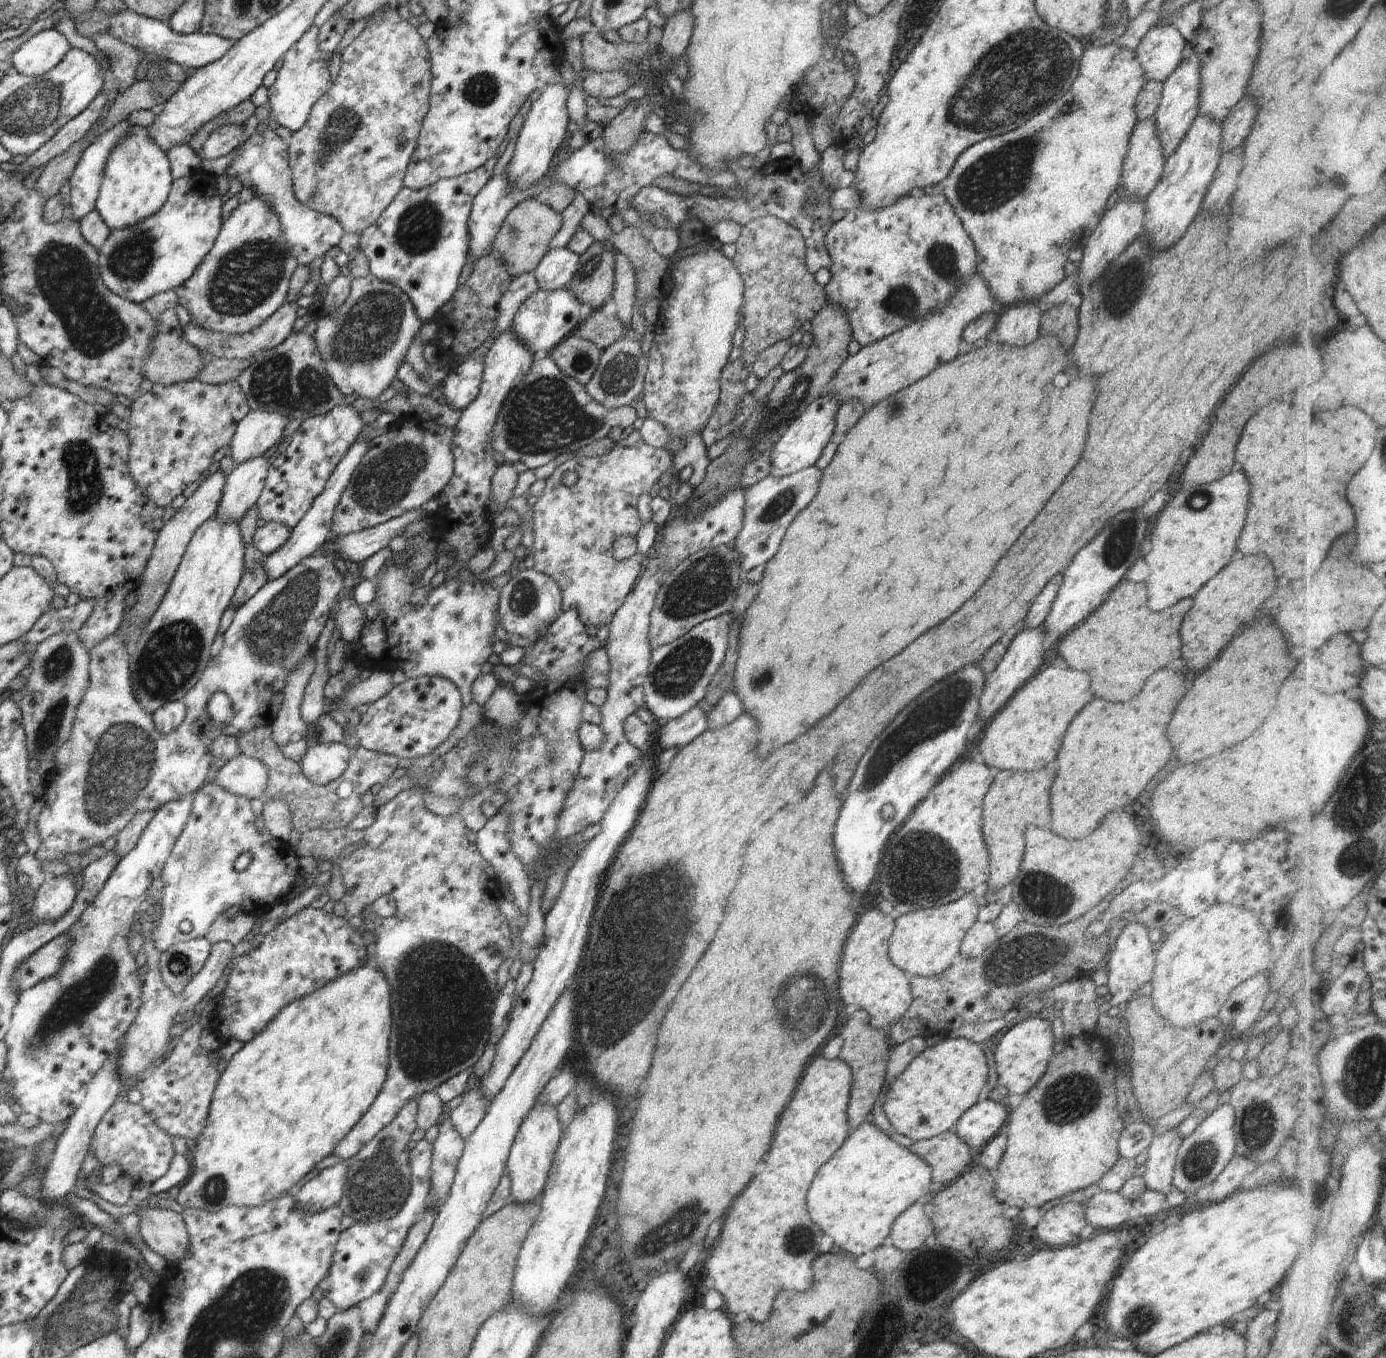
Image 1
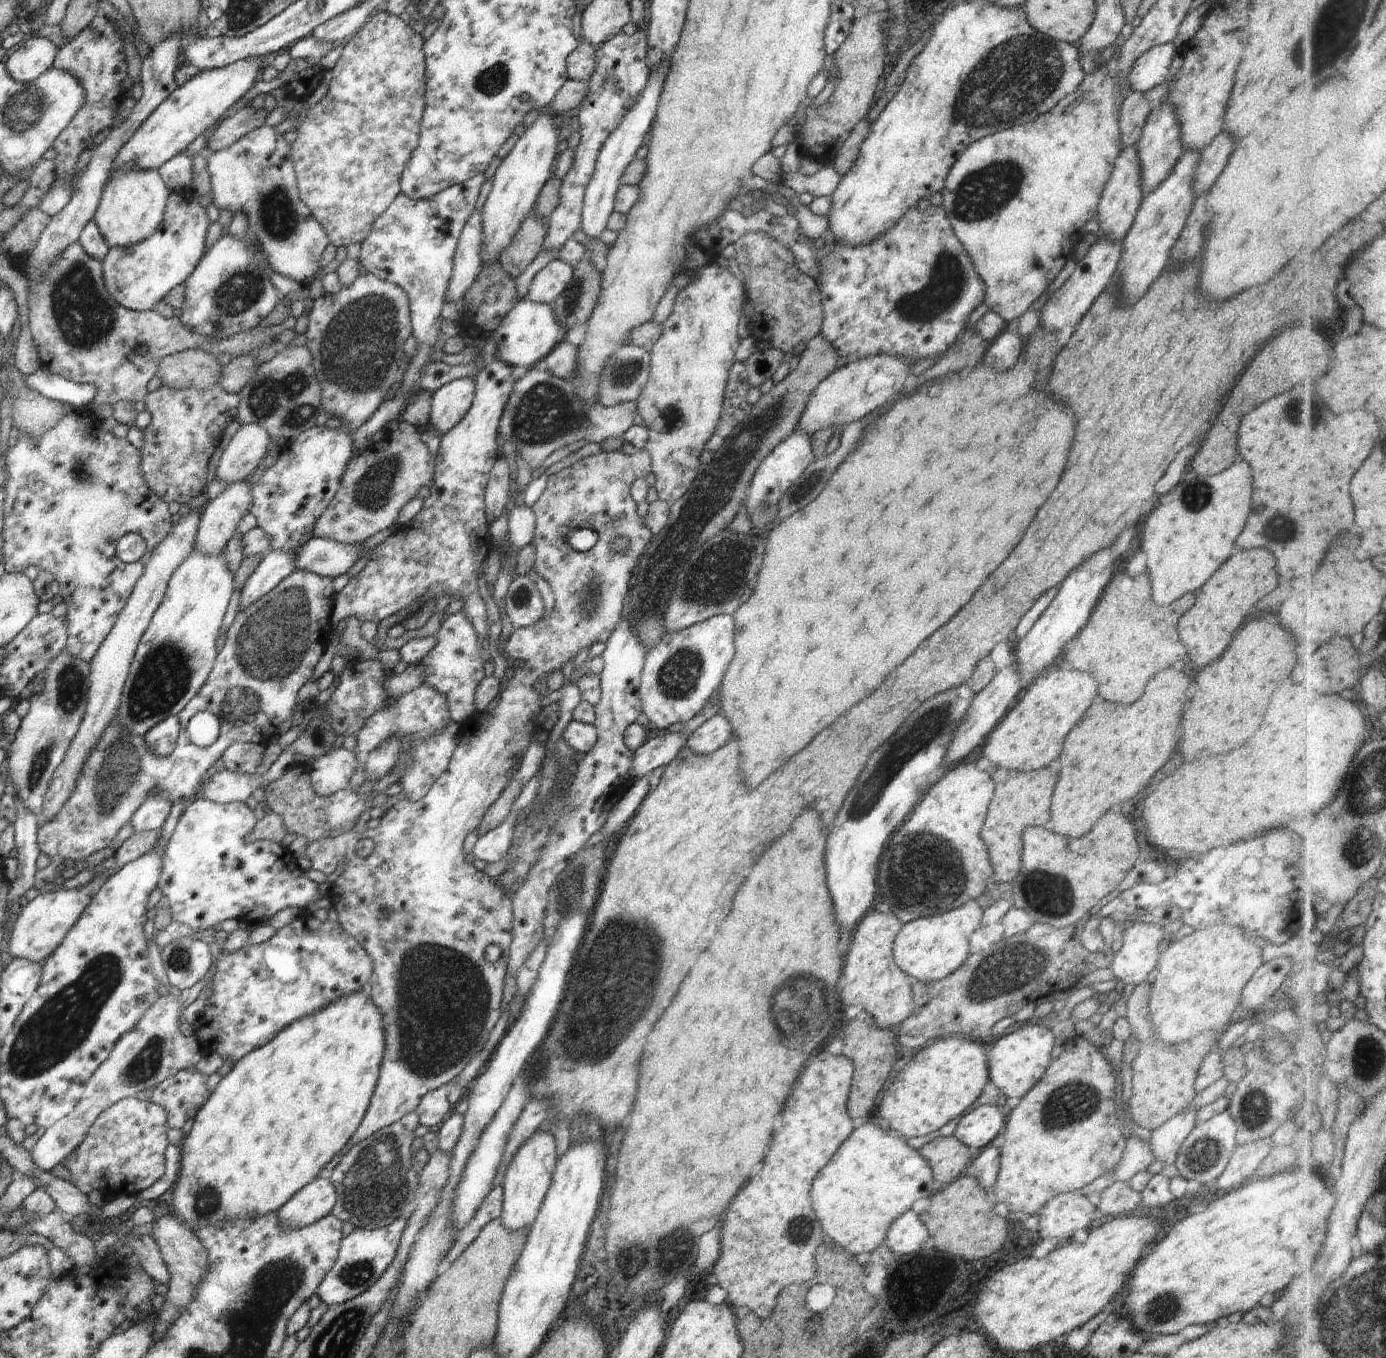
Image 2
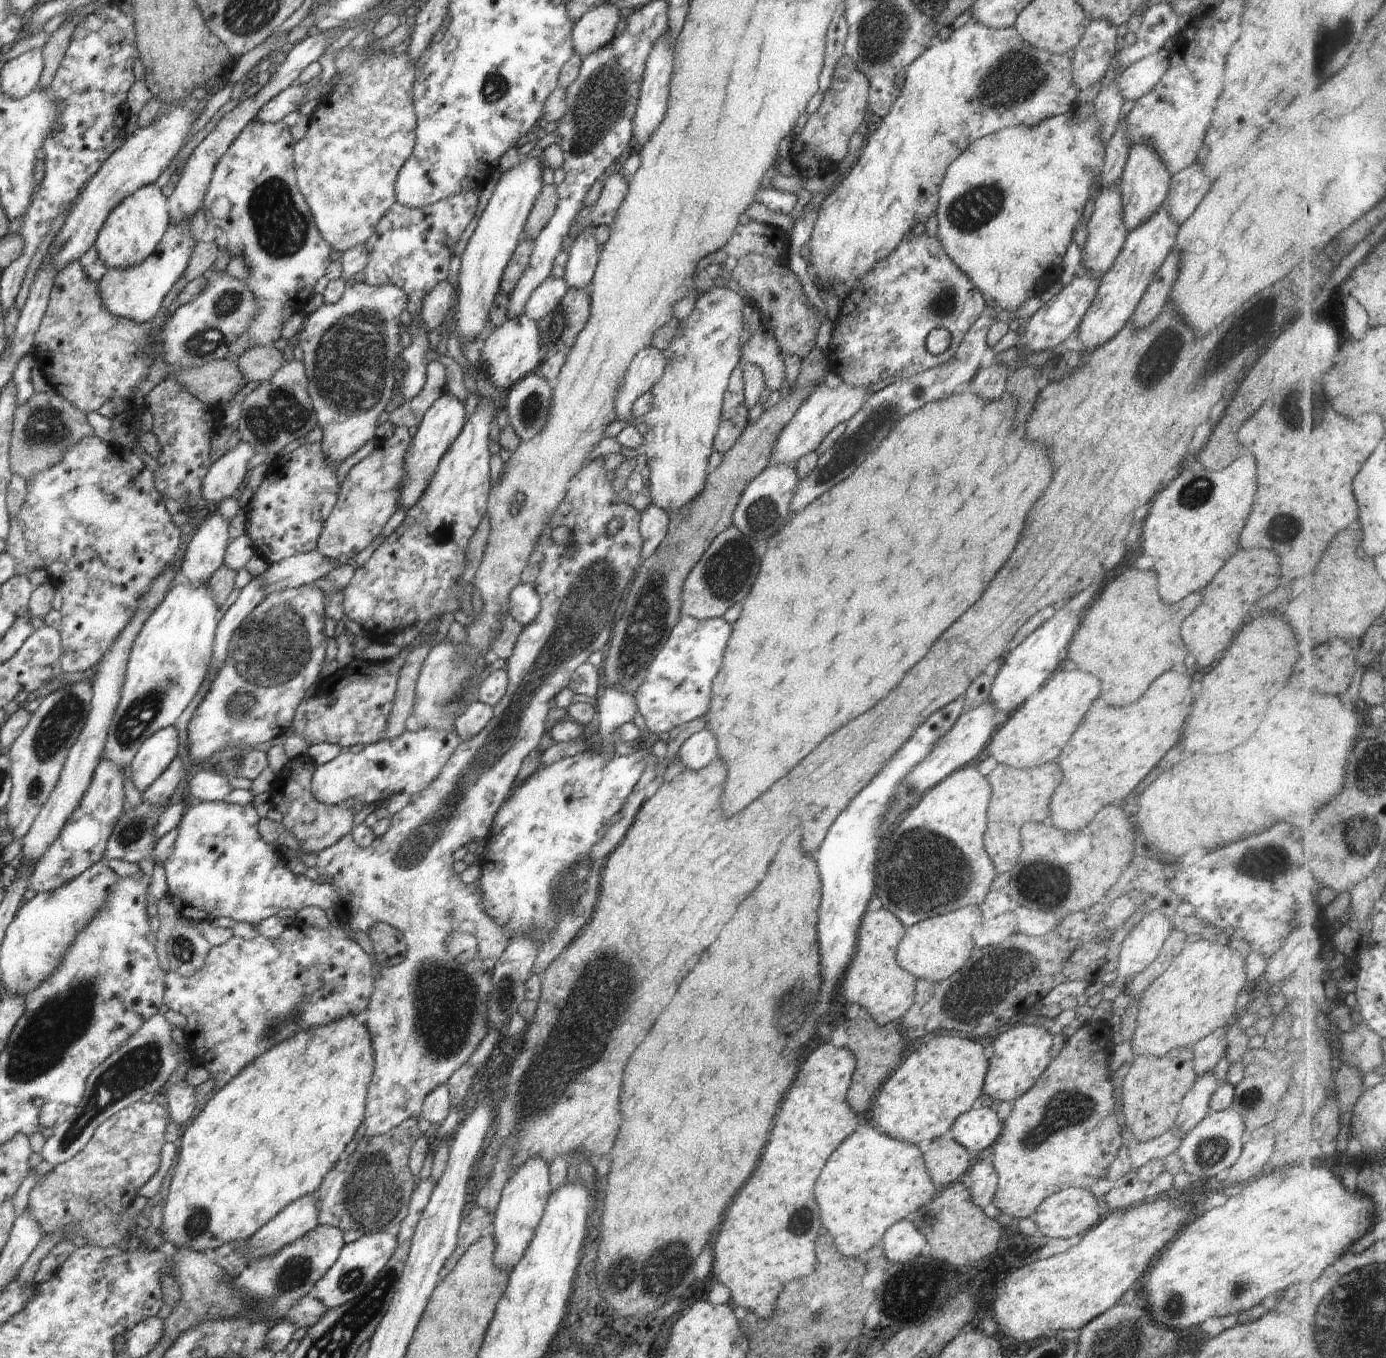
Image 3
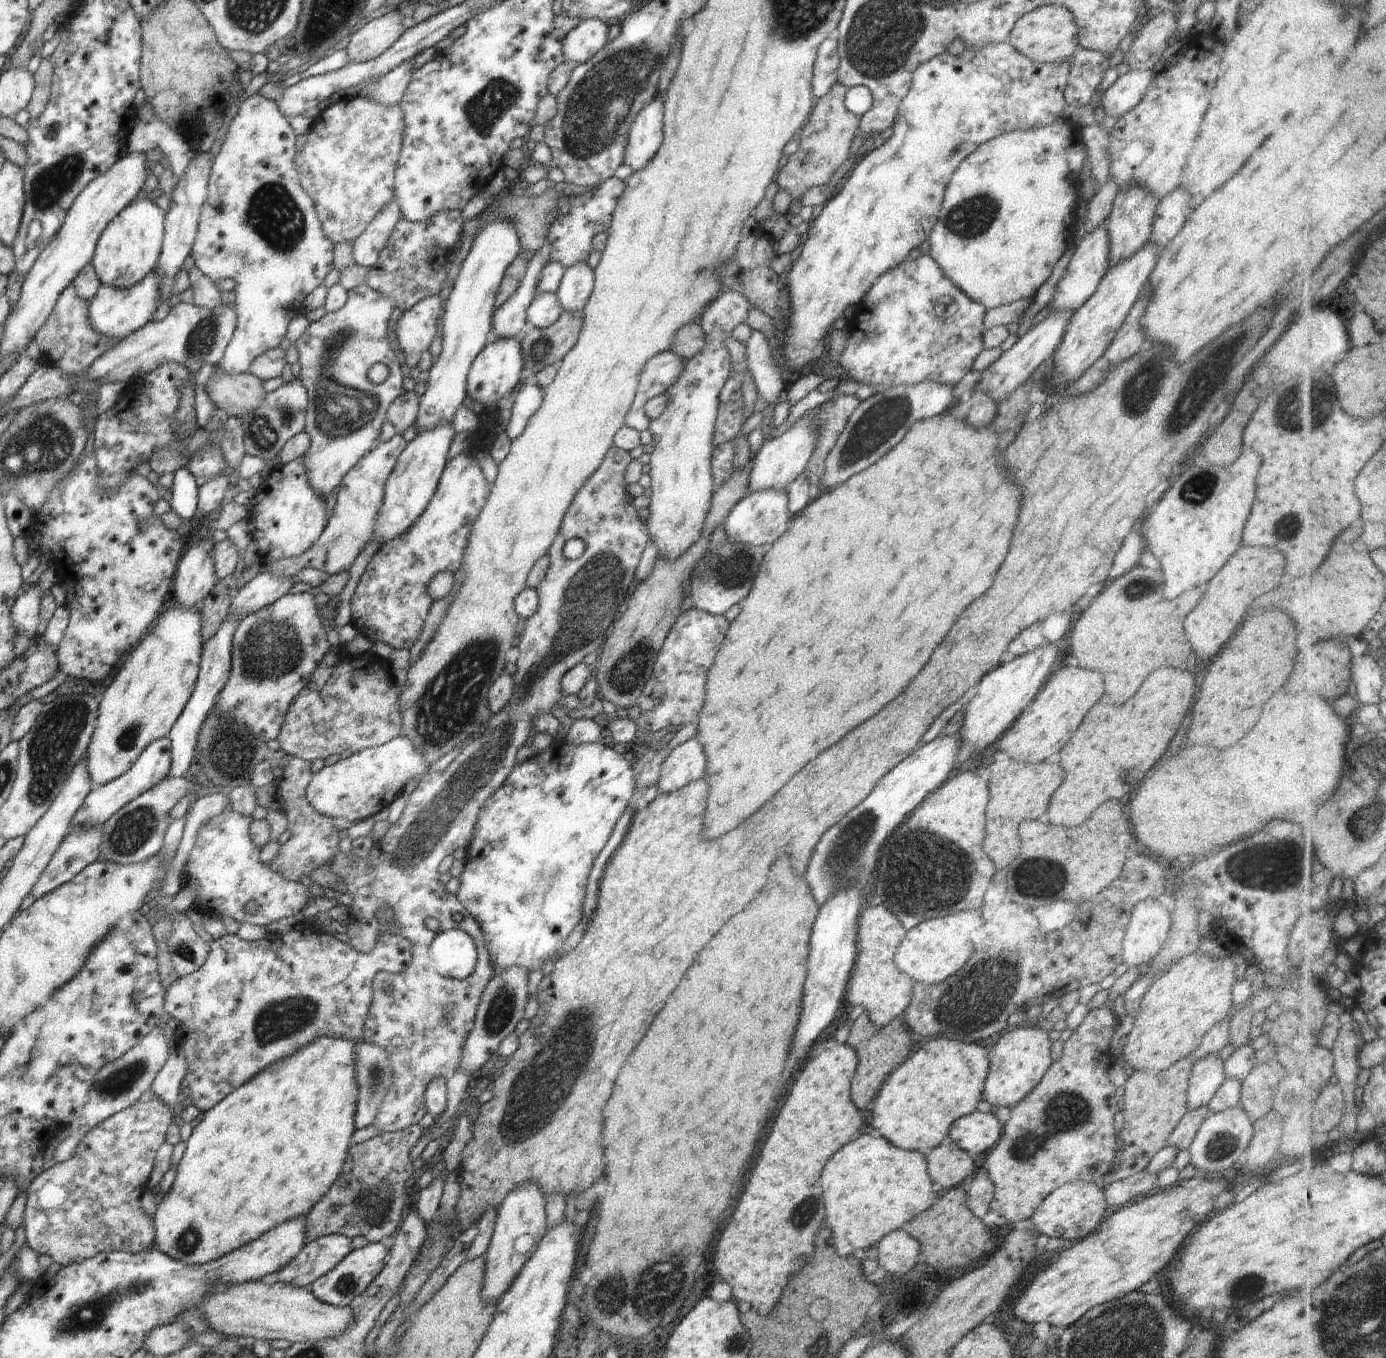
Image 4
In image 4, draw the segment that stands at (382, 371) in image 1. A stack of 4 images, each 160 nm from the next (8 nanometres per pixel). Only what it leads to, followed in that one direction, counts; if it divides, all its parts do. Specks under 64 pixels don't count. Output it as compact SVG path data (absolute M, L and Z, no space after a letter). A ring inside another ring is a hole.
M364 283L359 287L348 291L346 304L343 307L340 307L340 310L326 313L326 315L319 321L310 323L303 335L299 337L296 342L294 342L294 345L298 350L299 363L301 366L301 372L298 380L300 380L300 382L306 387L307 397L309 400L305 414L305 431L309 434L311 443L307 452L302 457L304 457L306 478L308 479L312 490L315 491L315 493L320 497L323 497L324 500L326 500L326 498L334 492L334 488L338 488L338 486L340 486L344 475L349 470L352 470L353 466L356 466L356 463L360 460L360 458L364 457L365 454L372 452L372 450L374 450L377 446L380 446L380 443L383 442L382 439L380 439L380 428L382 423L385 421L386 410L388 410L390 403L404 392L402 380L403 372L406 368L403 365L402 359L400 358L398 352L392 349L388 342L388 321L390 320L390 314L392 314L393 310L394 302L392 299L382 296L379 292L376 292L373 288L370 288L366 283ZM375 362L382 362L382 364L386 364L386 366L390 369L388 378L379 385L372 383L367 376L368 369Z

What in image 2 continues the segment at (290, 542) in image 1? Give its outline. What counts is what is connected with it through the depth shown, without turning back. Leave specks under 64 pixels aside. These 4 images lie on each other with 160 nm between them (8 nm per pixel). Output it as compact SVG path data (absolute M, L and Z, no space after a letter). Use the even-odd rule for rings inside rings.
M477 174L466 182L451 186L444 189L442 192L431 196L430 198L412 200L408 196L400 193L392 204L373 222L372 230L361 243L359 264L364 266L369 273L376 275L385 281L397 284L408 297L409 311L411 314L411 329L412 336L416 339L416 352L409 358L408 367L405 369L401 386L394 394L392 400L384 401L378 407L378 410L362 425L356 429L351 435L353 440L353 457L364 448L370 446L372 443L370 437L376 434L379 430L385 429L388 422L395 420L405 408L405 404L409 402L410 398L414 396L421 389L421 378L425 368L432 362L432 350L434 344L438 340L438 333L440 332L440 324L442 324L442 317L440 312L444 308L445 292L452 274L455 250L460 238L461 230L464 228L466 221L471 217L471 214L476 208L476 200L482 184L484 184L485 177L483 174ZM268 551L255 571L246 580L239 597L238 610L246 610L252 603L269 593L281 580L295 571L294 551Z

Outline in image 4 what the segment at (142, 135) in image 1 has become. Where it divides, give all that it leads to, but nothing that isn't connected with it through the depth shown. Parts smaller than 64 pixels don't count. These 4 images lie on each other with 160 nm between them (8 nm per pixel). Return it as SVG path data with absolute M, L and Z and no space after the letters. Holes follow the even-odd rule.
M146 199L130 203L113 218L98 239L92 264L102 285L127 289L152 271L161 255L165 212Z

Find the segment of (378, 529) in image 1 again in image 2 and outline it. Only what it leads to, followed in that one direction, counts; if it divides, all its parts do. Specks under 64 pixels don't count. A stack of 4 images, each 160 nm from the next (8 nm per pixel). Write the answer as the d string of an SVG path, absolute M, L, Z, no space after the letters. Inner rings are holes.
M310 539L295 552L295 570L330 577L346 574L359 560L362 545L345 545L330 539Z

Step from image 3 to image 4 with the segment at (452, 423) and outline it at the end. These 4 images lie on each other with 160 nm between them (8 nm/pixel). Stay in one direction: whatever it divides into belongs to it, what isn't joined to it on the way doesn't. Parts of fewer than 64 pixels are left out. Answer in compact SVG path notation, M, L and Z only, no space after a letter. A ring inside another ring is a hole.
M452 421L441 423L432 430L418 433L397 458L396 466L387 478L384 498L378 511L373 538L381 546L407 531L426 510L437 489L441 474L448 462L448 451L455 437Z

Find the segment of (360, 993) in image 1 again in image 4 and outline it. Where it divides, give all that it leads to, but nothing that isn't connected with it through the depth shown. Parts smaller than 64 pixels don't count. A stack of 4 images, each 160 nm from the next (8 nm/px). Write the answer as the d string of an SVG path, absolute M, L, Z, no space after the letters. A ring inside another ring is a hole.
M332 1037L317 1038L313 1043L297 1050L292 1056L268 1065L254 1078L242 1086L236 1087L236 1090L230 1092L224 1100L205 1112L204 1118L193 1129L191 1136L186 1141L187 1147L177 1164L177 1176L172 1186L162 1201L157 1204L153 1221L156 1233L155 1246L158 1251L187 1265L209 1263L238 1250L290 1219L306 1216L313 1206L320 1202L336 1179L341 1176L348 1149L352 1146L351 1138L355 1132L354 1117L359 1091L355 1077L355 1044L360 1041L362 1039L348 1041Z

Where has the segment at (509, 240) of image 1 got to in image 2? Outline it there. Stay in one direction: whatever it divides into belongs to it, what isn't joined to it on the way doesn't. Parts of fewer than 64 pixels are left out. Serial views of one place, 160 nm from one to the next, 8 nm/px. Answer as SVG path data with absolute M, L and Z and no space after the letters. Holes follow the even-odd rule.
M532 213L521 222L512 242L500 253L499 264L516 280L542 251L546 236L546 220Z

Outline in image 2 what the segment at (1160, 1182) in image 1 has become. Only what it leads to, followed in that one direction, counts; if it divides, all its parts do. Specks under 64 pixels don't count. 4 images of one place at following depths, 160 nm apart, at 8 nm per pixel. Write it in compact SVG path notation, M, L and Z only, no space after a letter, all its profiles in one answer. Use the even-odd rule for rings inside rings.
M1188 1105L1168 1122L1151 1132L1151 1145L1156 1162L1166 1162L1162 1173L1168 1180L1174 1177L1177 1152L1186 1137L1194 1130L1200 1108Z

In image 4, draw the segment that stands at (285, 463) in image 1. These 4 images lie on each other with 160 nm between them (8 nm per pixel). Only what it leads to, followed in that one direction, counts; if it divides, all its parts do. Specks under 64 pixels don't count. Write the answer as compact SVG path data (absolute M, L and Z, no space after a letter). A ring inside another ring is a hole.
M298 457L287 464L276 464L264 474L265 479L257 486L257 493L246 505L250 515L250 534L258 545L258 556L263 564L279 561L286 557L297 557L306 552L319 540L326 522L326 500L312 490L306 478L304 457Z

